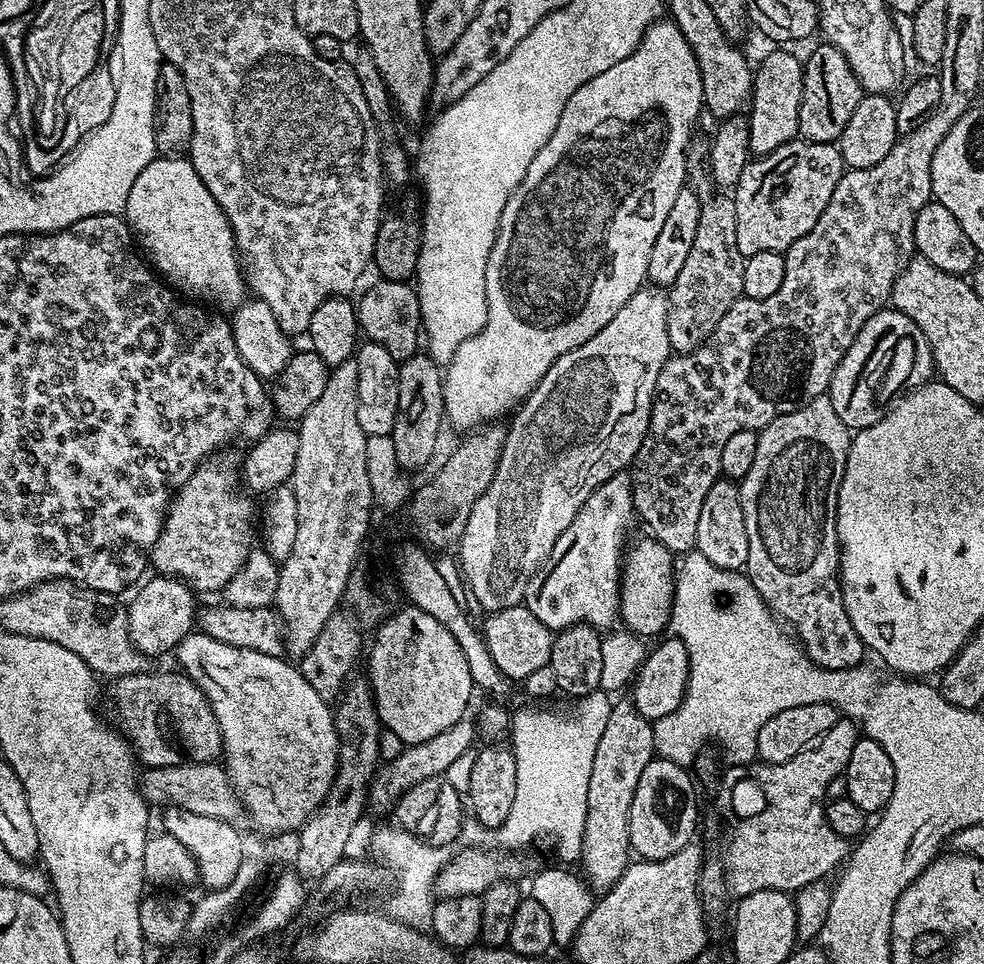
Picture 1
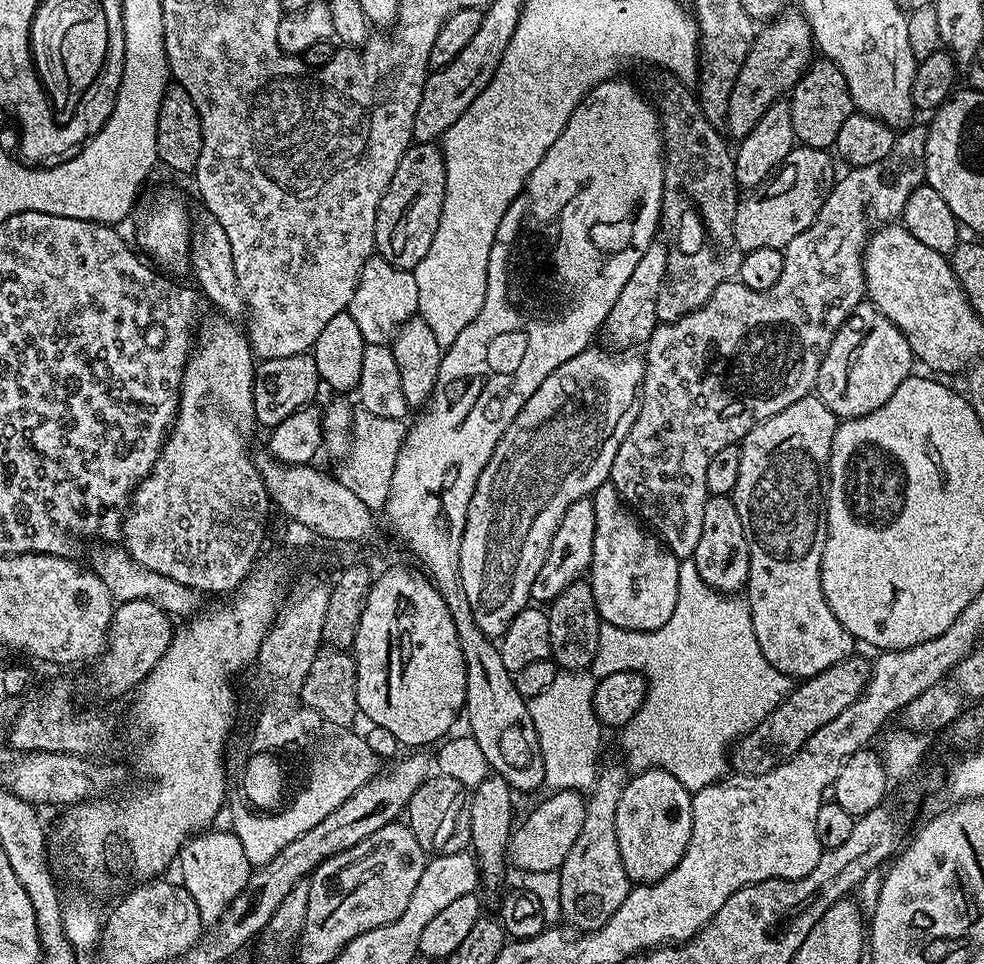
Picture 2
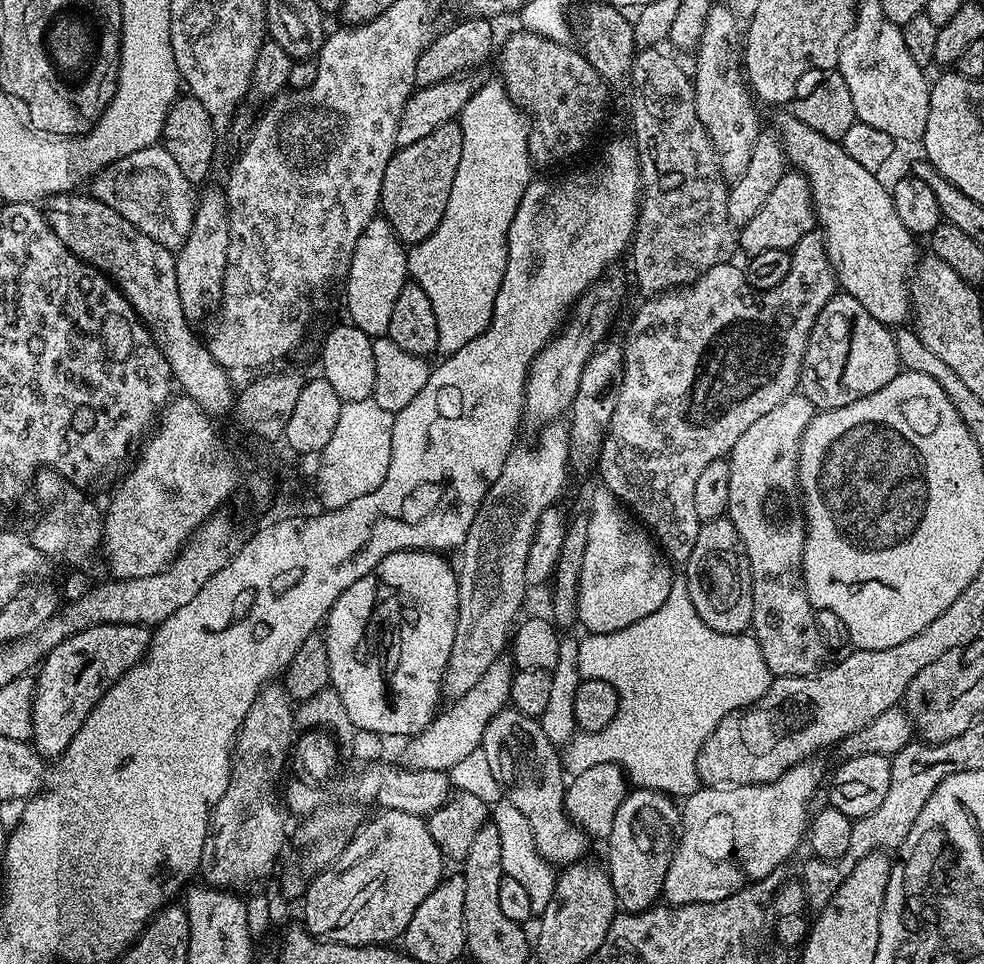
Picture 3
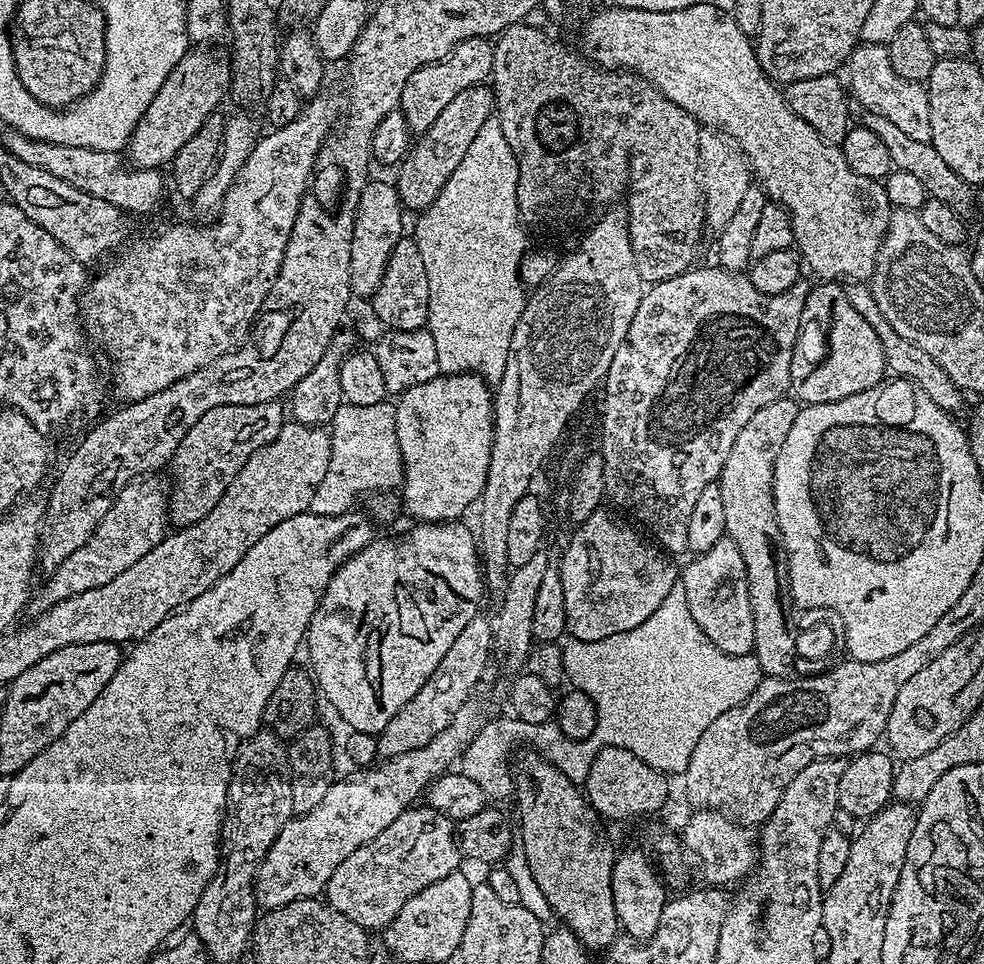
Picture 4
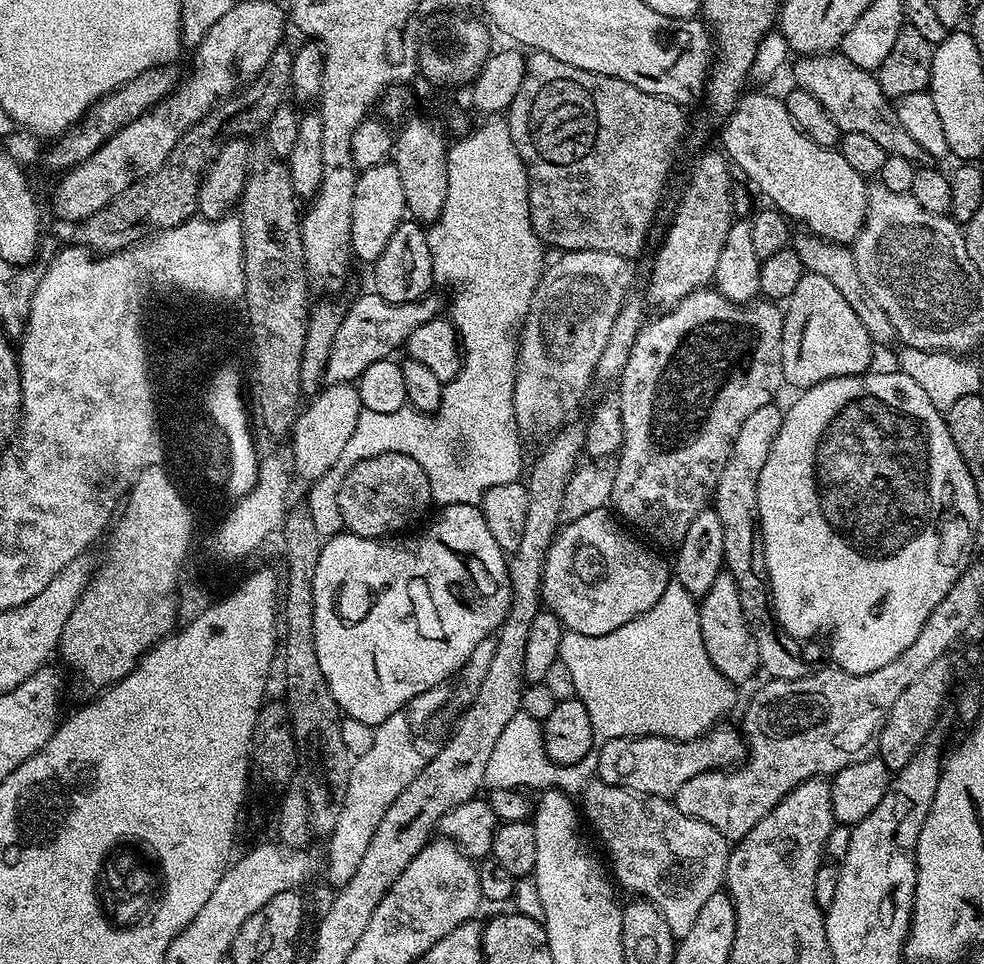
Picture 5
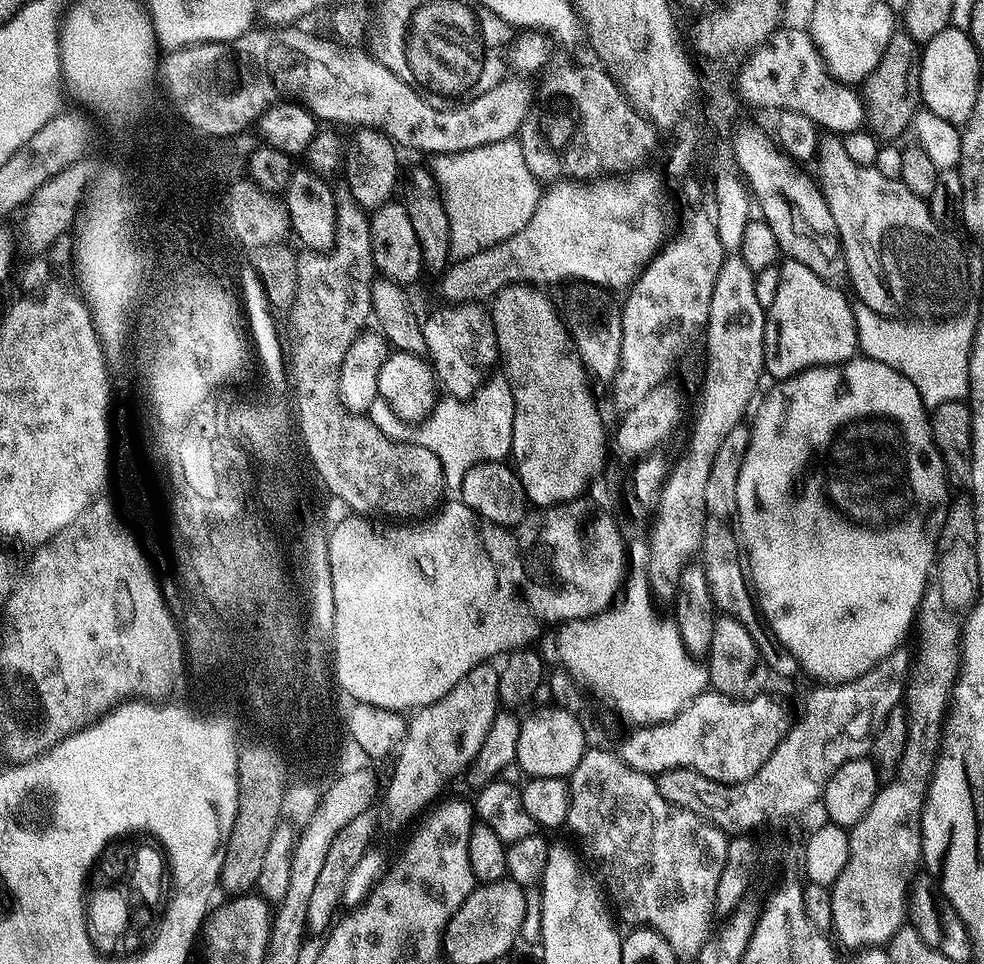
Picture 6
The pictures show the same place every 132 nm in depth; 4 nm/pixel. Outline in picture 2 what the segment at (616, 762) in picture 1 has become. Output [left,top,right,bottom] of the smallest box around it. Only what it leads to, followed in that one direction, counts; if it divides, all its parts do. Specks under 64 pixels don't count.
[560,763,630,933]

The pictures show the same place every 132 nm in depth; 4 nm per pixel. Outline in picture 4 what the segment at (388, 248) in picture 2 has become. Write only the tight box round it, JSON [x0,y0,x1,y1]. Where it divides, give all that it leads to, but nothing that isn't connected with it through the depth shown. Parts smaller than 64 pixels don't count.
[394,83,496,214]

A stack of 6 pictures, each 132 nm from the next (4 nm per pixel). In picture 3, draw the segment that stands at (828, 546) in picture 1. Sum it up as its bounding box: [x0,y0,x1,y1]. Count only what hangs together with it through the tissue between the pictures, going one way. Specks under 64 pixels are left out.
[726,394,824,677]

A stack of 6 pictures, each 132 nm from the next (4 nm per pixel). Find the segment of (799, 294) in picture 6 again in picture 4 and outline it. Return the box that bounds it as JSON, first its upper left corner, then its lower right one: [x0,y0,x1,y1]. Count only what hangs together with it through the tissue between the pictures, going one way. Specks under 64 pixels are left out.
[790,282,886,406]

